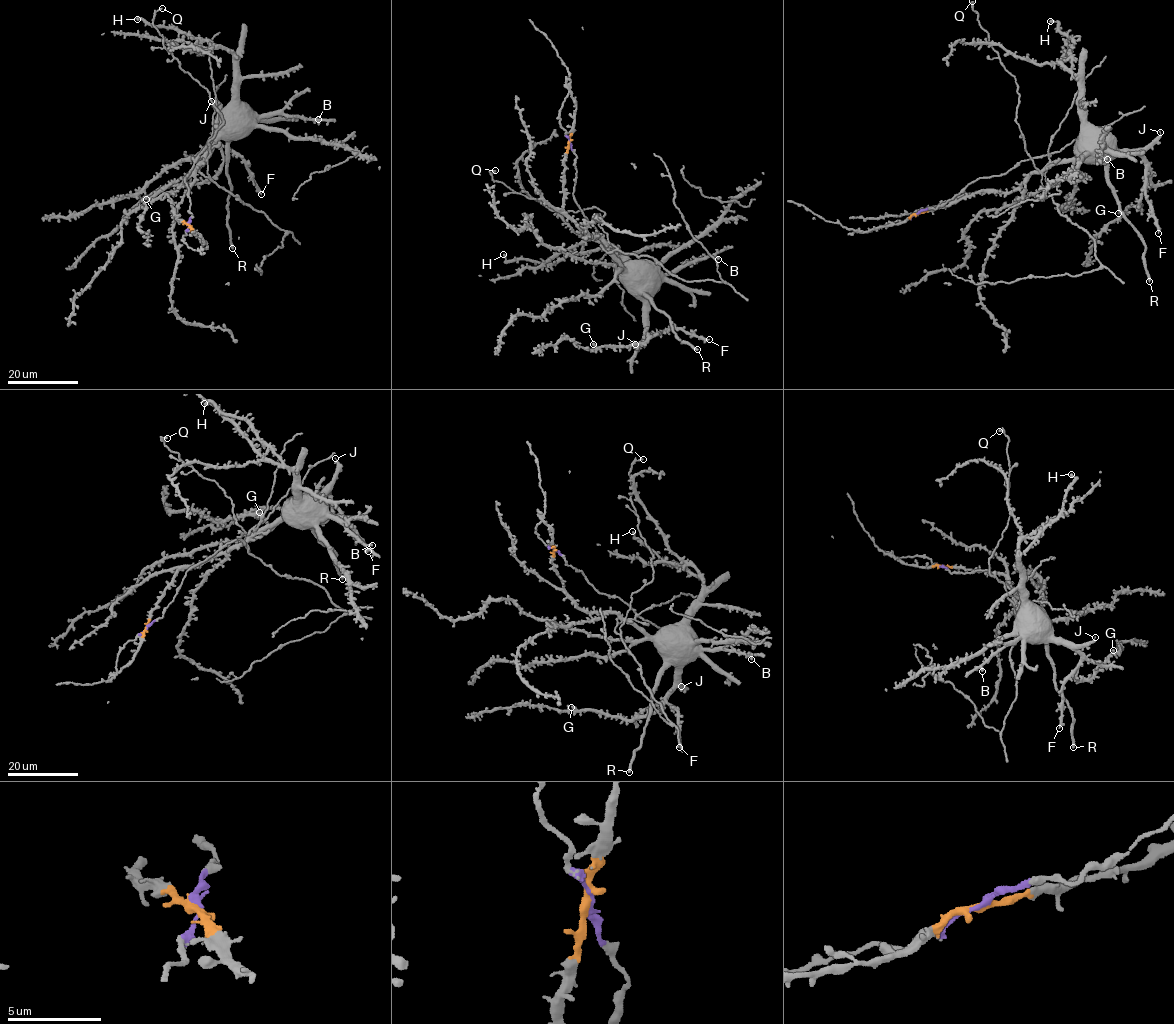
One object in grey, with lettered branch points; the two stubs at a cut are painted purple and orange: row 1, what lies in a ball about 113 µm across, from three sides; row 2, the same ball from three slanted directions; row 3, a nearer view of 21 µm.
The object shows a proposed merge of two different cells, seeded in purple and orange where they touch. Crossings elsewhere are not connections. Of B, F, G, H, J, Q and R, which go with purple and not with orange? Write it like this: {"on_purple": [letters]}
{"on_purple": []}

